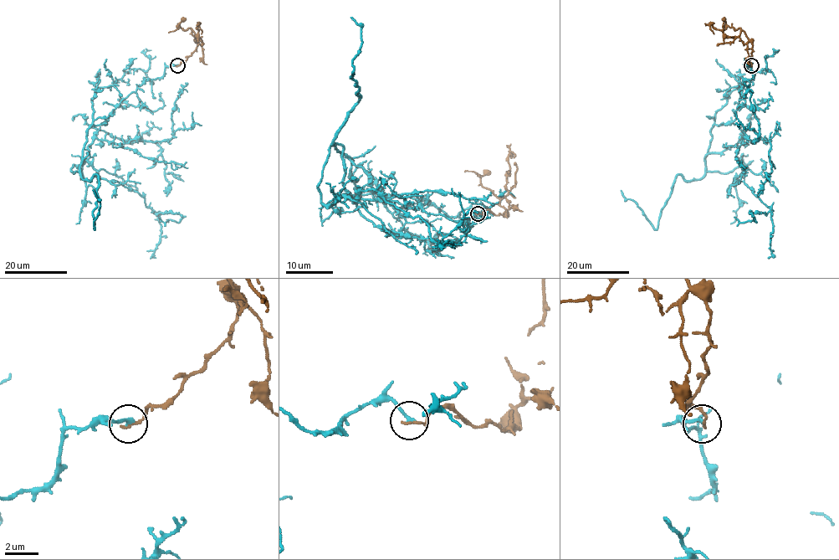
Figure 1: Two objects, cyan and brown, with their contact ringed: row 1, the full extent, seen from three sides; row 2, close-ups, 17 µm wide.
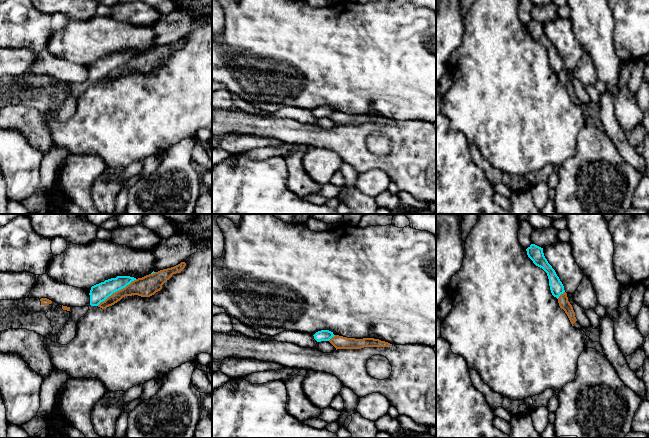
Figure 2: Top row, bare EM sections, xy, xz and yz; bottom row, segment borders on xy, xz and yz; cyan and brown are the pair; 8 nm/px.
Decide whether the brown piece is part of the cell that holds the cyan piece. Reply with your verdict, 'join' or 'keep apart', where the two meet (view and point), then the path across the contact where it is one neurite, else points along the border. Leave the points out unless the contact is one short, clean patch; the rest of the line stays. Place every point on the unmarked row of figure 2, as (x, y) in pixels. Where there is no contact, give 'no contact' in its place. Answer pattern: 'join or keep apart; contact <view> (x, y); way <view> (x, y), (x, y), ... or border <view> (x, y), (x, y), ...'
keep apart; contact xy (116, 67)

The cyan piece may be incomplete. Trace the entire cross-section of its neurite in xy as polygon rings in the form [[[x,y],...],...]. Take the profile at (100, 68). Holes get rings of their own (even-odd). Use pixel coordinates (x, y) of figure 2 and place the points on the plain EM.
[[[117,52],[116,54],[111,54],[92,62],[89,69],[90,81],[98,82],[113,69],[125,64],[134,56],[136,54],[130,52]]]

